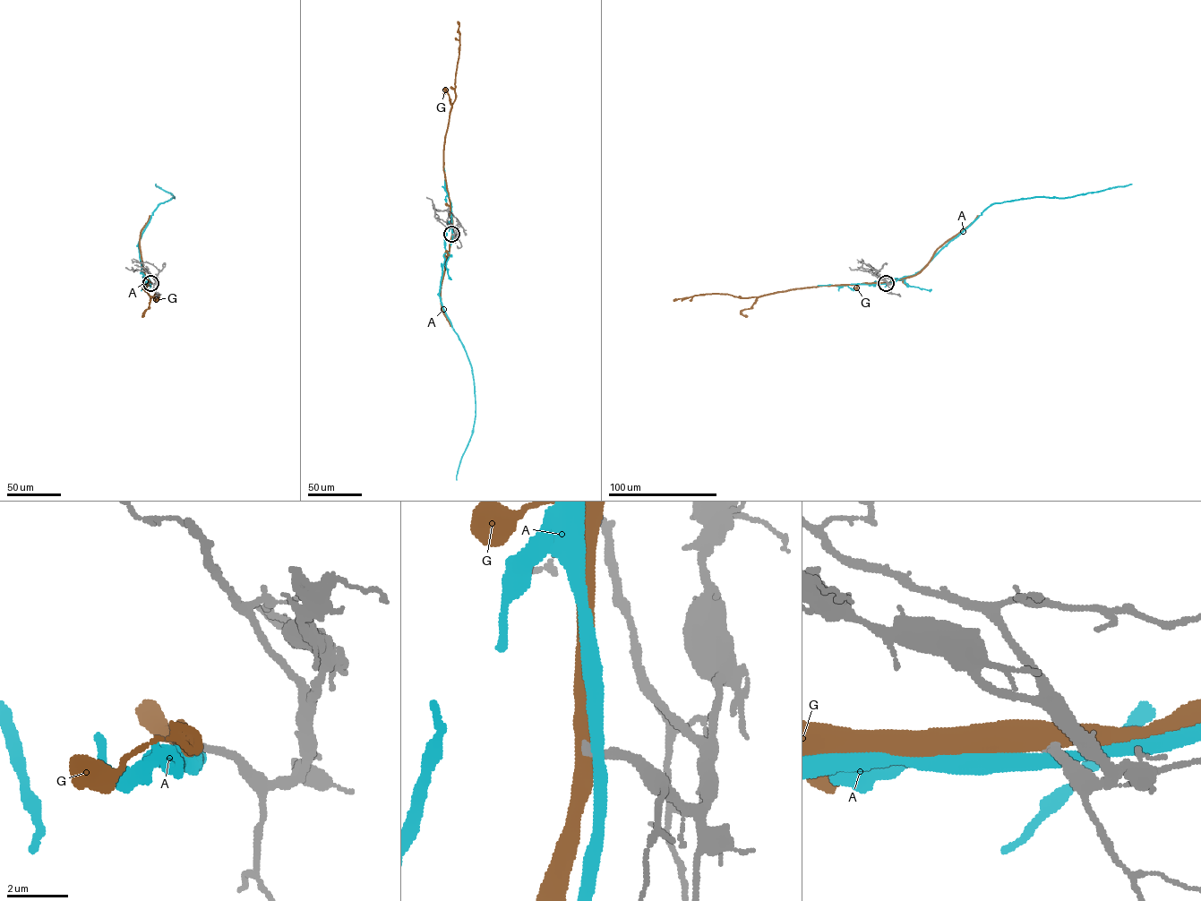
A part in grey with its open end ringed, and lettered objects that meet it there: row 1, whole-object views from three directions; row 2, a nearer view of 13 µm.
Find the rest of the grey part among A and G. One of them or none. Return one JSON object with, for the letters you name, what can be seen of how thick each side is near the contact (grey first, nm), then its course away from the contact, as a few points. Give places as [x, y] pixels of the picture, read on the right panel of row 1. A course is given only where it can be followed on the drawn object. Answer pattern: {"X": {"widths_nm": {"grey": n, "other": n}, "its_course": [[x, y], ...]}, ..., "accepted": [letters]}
{"accepted": []}

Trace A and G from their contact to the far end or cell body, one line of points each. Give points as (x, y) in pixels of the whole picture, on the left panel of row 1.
A: (151, 283), (141, 270), (138, 244), (152, 213), (160, 203), (175, 198), (156, 184)
G: (151, 283), (142, 287), (154, 298), (158, 294), (157, 301)

